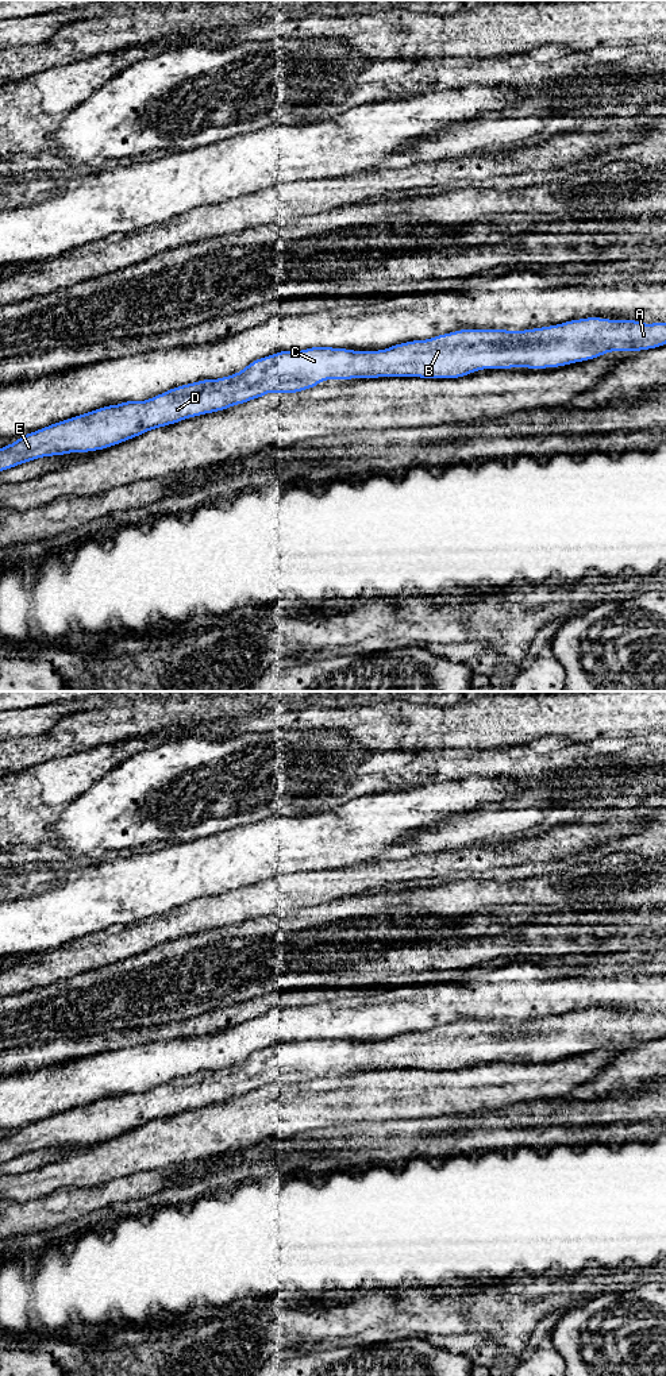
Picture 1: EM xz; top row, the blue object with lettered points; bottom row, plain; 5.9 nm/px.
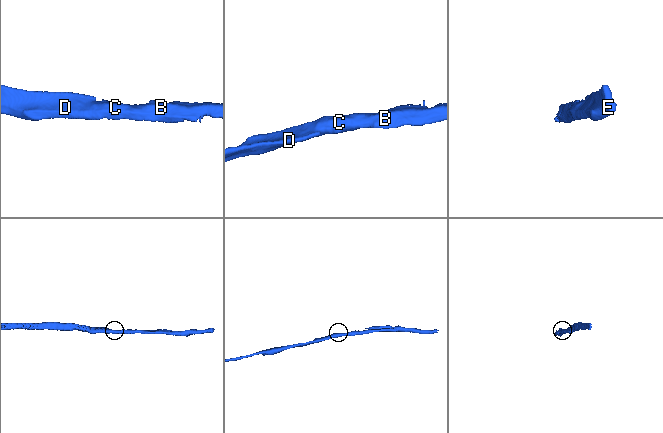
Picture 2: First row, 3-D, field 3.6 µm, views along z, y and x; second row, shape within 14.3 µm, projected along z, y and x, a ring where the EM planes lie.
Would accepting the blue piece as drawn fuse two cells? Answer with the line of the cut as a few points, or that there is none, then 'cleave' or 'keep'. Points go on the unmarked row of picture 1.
cut none; keep

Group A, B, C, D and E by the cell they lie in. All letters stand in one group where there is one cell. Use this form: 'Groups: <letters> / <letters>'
Groups: A B C D E

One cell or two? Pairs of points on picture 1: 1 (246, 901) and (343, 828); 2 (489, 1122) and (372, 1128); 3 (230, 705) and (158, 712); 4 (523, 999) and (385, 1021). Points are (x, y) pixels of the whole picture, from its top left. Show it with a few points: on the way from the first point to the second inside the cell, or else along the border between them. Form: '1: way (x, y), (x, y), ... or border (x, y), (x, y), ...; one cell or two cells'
1: border (315, 870), (277, 874), (254, 885); two cells
2: way (459, 1122), (401, 1128); one cell
3: way (212, 706), (189, 706), (176, 710); one cell
4: way (489, 1001), (453, 1001), (419, 1008); one cell

